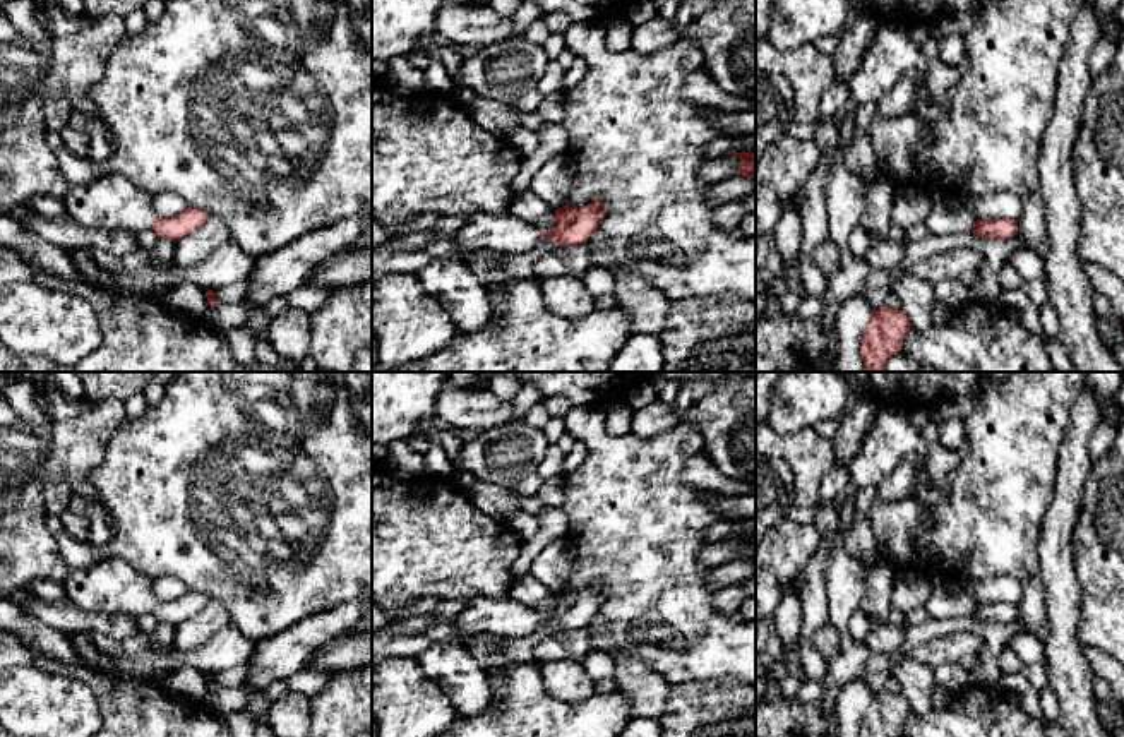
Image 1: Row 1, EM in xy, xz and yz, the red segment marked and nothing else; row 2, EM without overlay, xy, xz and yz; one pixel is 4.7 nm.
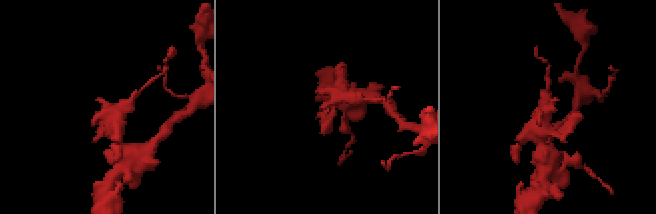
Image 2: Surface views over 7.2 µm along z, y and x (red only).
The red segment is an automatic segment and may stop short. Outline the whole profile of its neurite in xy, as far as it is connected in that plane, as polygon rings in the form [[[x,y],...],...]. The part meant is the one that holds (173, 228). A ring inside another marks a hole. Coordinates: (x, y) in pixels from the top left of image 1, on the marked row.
[[[103,175],[89,185],[70,187],[62,201],[81,226],[132,231],[152,228],[159,238],[171,242],[188,237],[211,218],[197,207],[187,207],[173,218],[158,218],[151,194],[123,175]]]

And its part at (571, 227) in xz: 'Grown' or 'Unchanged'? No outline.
Grown

